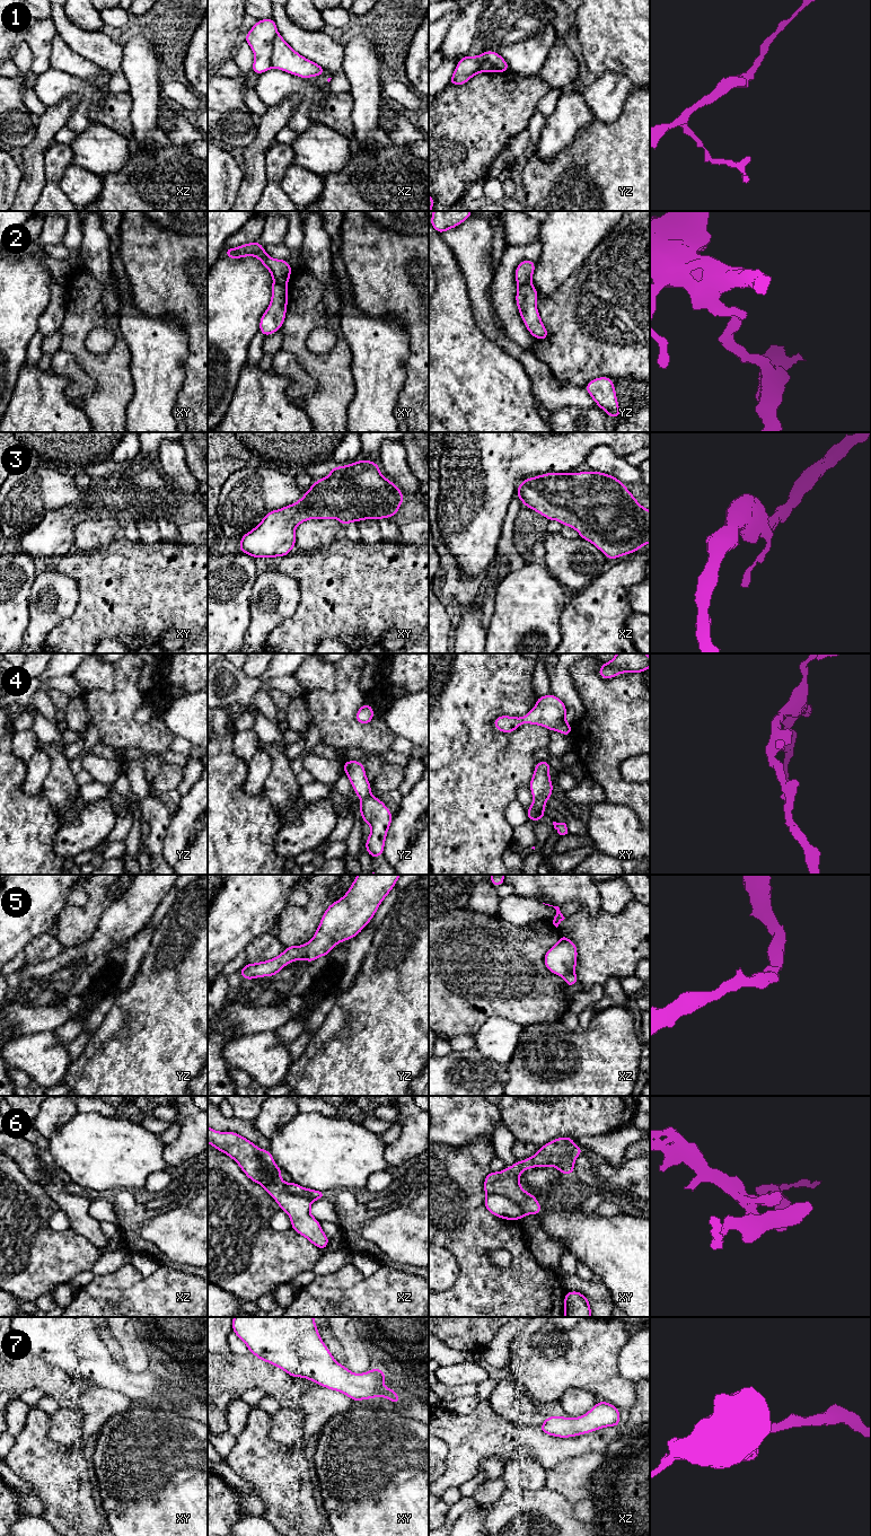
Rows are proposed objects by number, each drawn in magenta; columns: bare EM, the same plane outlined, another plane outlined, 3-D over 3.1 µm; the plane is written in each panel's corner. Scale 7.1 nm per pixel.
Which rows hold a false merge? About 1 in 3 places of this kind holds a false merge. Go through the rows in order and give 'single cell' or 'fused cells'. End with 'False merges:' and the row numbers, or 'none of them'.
1: fused cells
2: fused cells
3: single cell
4: single cell
5: single cell
6: fused cells
7: single cell
False merges: 1, 2, 6

